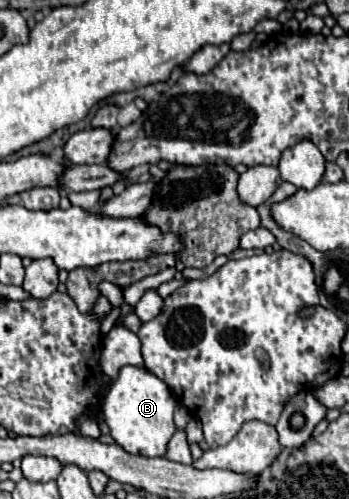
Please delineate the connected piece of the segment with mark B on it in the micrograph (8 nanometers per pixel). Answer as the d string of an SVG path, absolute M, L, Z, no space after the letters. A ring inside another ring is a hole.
M124 366L120 368L118 378L112 382L110 392L104 400L104 420L110 426L110 436L130 454L142 456L162 456L166 442L174 434L174 414L176 400L166 382L144 366Z

